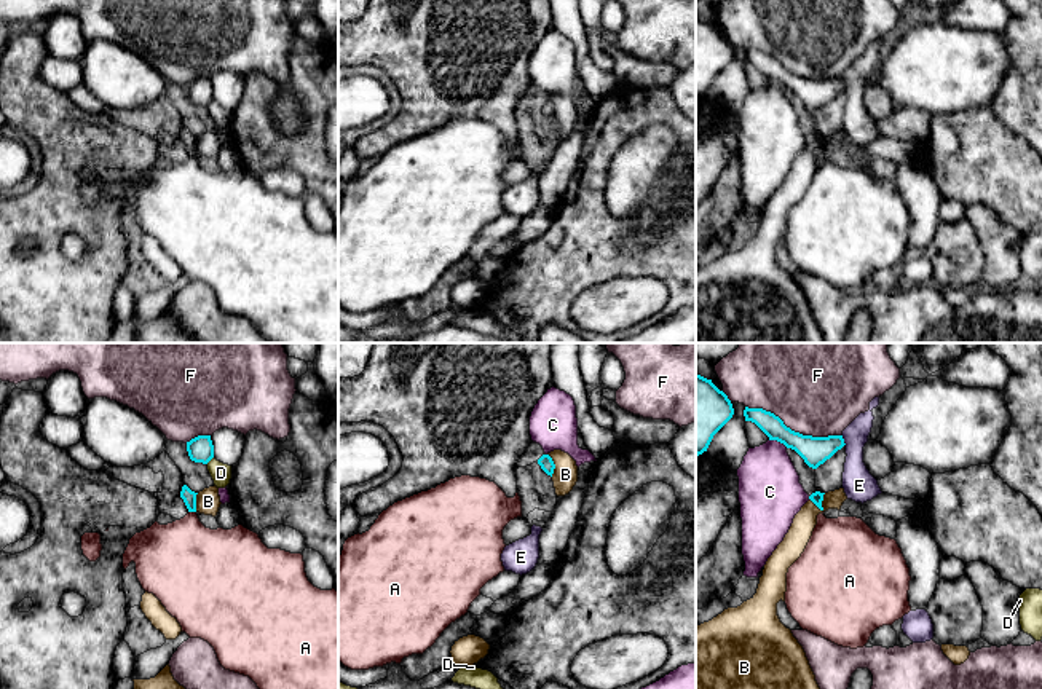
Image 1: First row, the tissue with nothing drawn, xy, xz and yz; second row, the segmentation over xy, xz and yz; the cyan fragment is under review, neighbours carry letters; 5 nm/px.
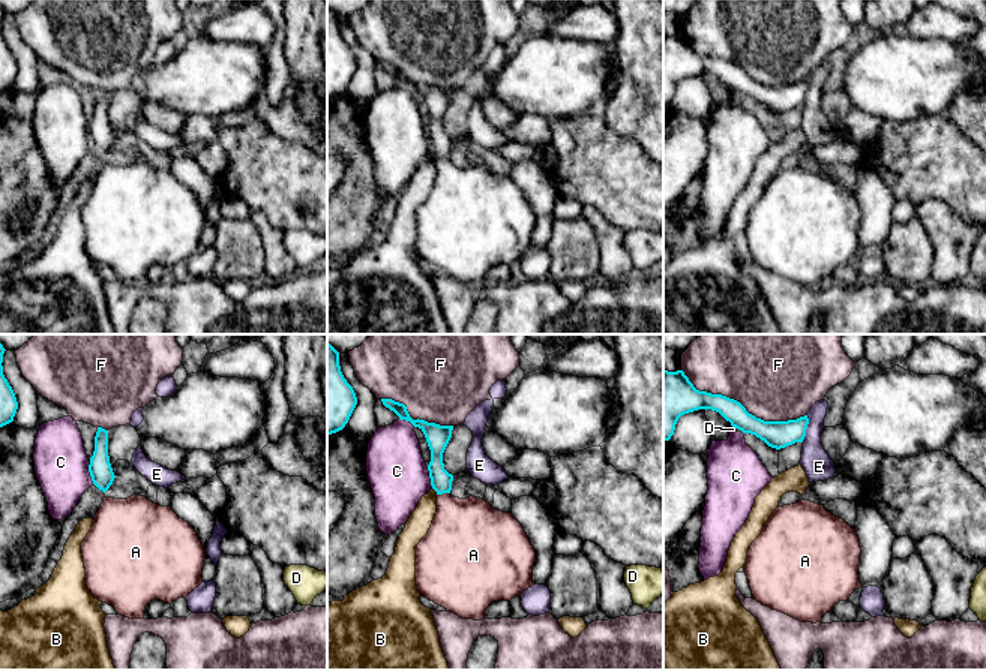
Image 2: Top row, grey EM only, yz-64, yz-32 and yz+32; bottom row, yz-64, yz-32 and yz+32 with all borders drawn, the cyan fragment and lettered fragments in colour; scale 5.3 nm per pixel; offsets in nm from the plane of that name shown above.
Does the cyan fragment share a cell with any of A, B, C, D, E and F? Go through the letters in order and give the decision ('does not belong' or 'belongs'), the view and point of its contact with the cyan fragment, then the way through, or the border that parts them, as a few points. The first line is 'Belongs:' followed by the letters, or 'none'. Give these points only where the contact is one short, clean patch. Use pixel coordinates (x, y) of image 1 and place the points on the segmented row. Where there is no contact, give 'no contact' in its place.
Belongs: A
A: belongs; meets cyan in xy at (192, 511); runs through xy (189, 496), (192, 511), (184, 559)
B: does not belong; meets cyan in yz at (820, 503); border along yz (825, 493), (820, 511)
C: does not belong; meets cyan in yz at (779, 440)
D: does not belong; meets cyan in xy at (209, 460)
E: does not belong; meets cyan in yz at (843, 440); border along yz (841, 434), (844, 445)
F: does not belong; meets cyan in yz at (793, 431)

